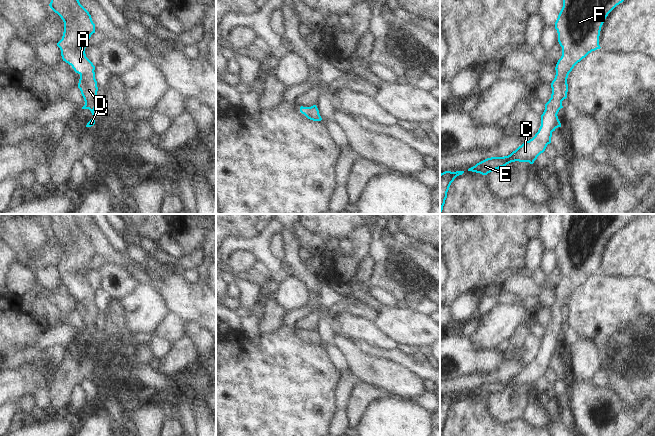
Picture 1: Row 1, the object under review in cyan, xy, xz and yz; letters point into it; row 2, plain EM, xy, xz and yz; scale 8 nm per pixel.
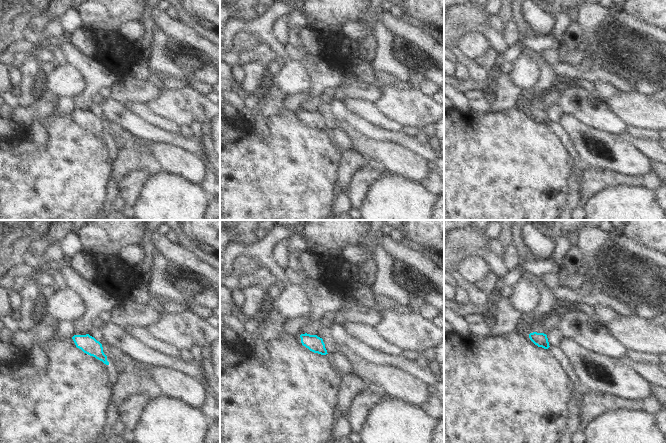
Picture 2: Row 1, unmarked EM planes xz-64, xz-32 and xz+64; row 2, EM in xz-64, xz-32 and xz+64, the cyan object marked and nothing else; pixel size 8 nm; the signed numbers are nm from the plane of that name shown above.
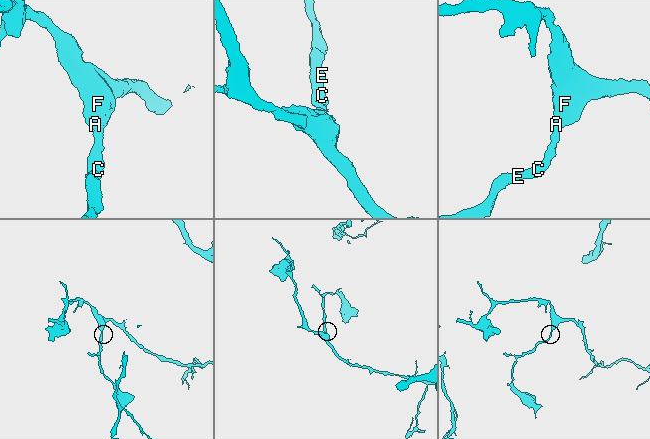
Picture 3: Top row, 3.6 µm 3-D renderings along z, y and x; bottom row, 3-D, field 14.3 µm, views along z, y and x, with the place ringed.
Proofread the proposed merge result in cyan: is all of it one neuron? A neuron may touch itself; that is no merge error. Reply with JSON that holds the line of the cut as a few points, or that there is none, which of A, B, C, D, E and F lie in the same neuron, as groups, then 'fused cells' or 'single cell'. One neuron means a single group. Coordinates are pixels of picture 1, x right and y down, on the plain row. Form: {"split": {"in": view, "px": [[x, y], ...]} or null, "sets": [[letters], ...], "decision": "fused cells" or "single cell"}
{"split": null, "sets": [["A", "B", "C", "D", "E", "F"]], "decision": "single cell"}

